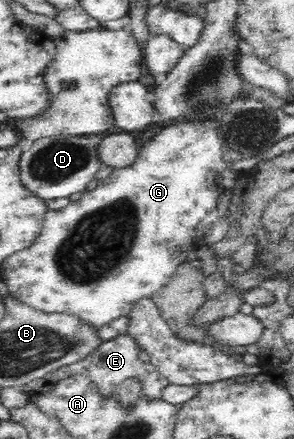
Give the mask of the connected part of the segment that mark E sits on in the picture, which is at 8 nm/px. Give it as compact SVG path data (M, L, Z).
M120 335L115 339L103 342L96 351L89 353L85 359L54 369L48 372L47 375L44 375L44 377L30 381L30 383L26 385L26 390L33 395L50 395L52 389L61 382L76 375L84 375L88 377L92 383L96 384L102 401L106 401L106 399L110 399L110 397L115 397L119 393L121 385L127 380L136 379L140 381L144 399L148 401L162 401L162 391L170 385L170 381L166 376L157 372L150 362L144 363L144 361L138 358L139 349L138 344L134 342L134 339L132 339L130 335Z

